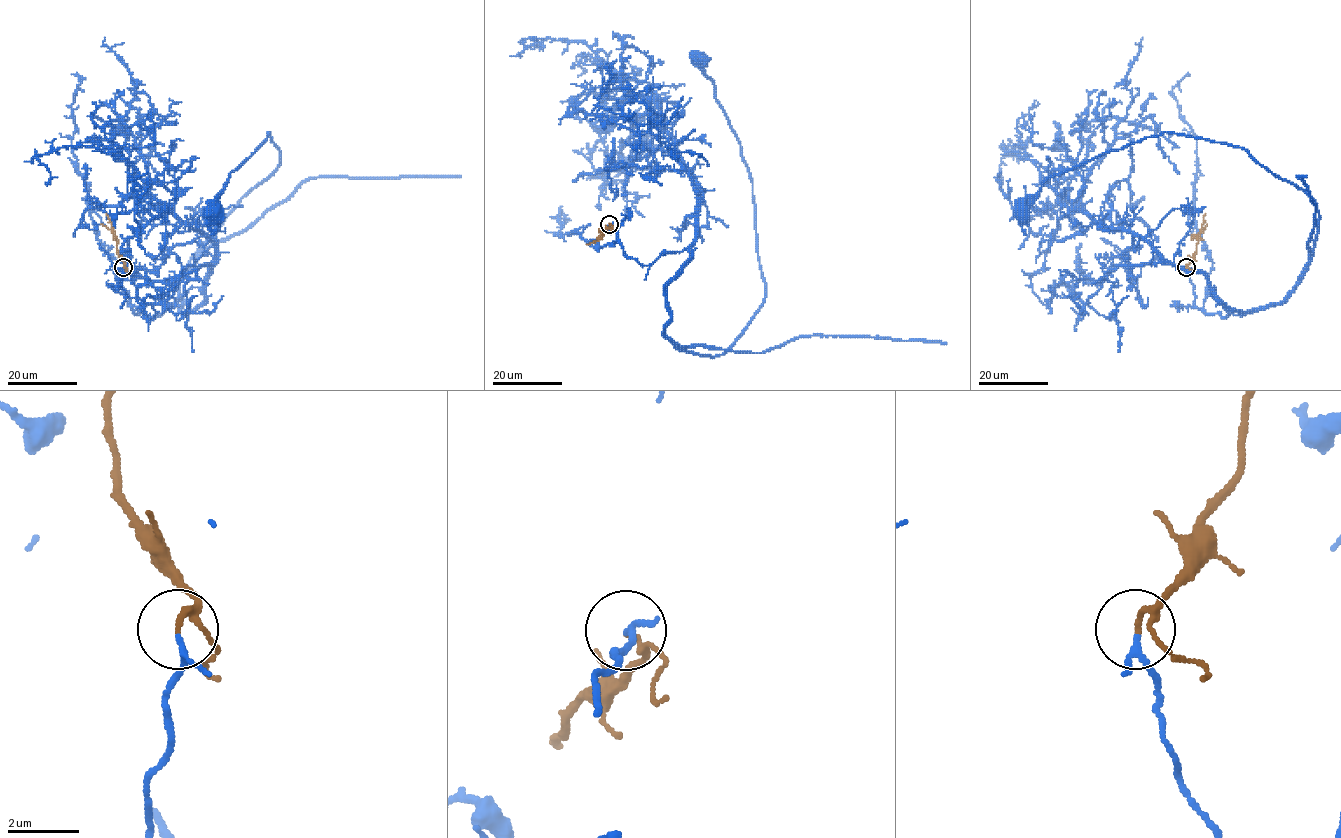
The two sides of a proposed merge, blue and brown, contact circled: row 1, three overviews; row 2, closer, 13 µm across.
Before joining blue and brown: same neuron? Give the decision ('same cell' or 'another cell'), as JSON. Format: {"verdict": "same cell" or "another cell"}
{"verdict": "same cell"}

